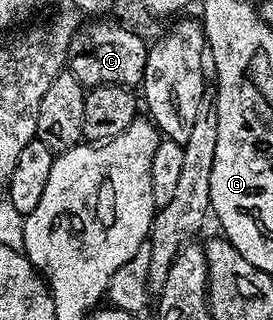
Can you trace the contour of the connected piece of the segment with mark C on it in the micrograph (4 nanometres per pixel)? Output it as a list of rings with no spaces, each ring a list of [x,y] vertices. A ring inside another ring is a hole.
[[[96,23],[89,31],[83,31],[72,36],[75,50],[68,56],[66,70],[78,77],[85,89],[106,85],[136,89],[143,84],[149,49],[147,42],[143,43],[130,28],[119,27],[116,23]]]

